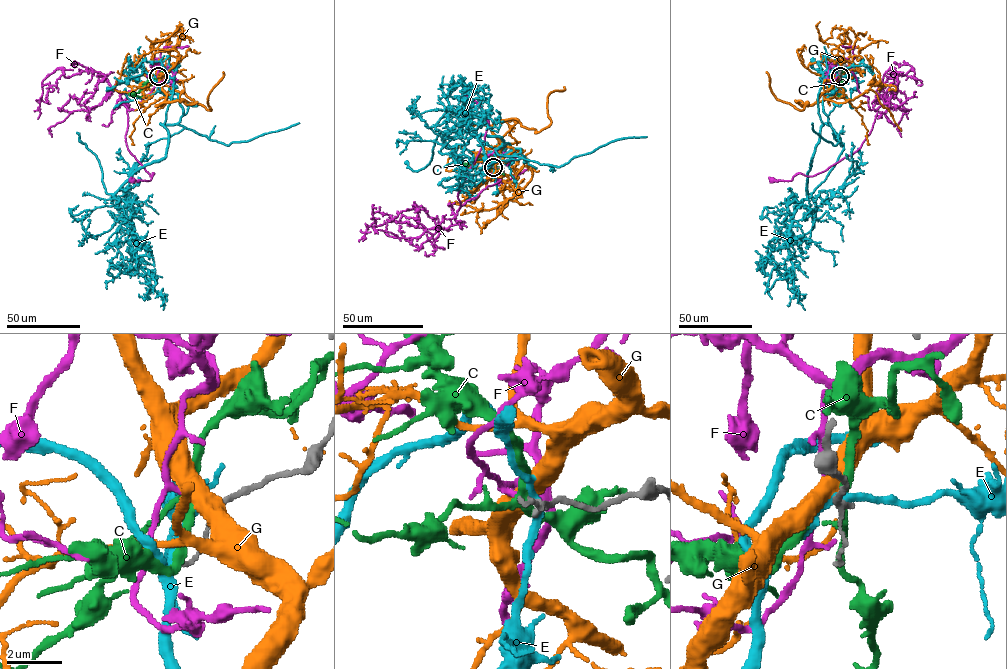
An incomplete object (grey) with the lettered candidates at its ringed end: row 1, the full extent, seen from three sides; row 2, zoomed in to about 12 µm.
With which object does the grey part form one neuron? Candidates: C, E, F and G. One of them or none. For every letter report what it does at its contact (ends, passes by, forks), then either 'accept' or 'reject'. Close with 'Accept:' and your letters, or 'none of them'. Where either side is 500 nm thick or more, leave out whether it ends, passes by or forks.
C: it forks; reject
E: it passes by; reject
F: it passes by; accept
G: reject
Accept: F

